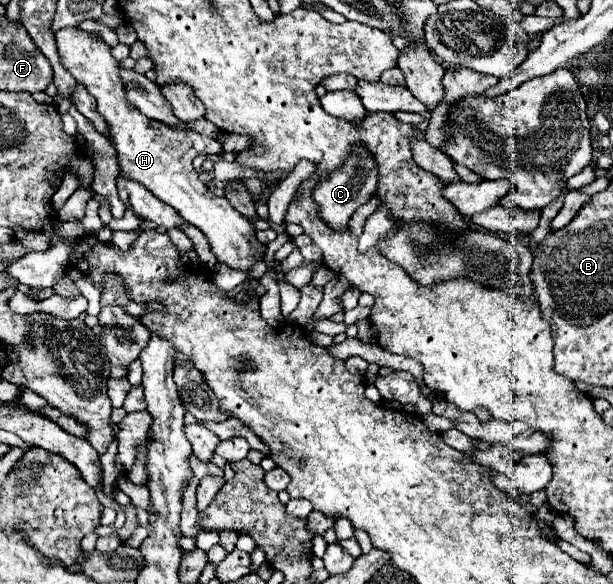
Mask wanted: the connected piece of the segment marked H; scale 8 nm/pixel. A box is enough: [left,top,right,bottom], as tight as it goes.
[55,28,265,272]

